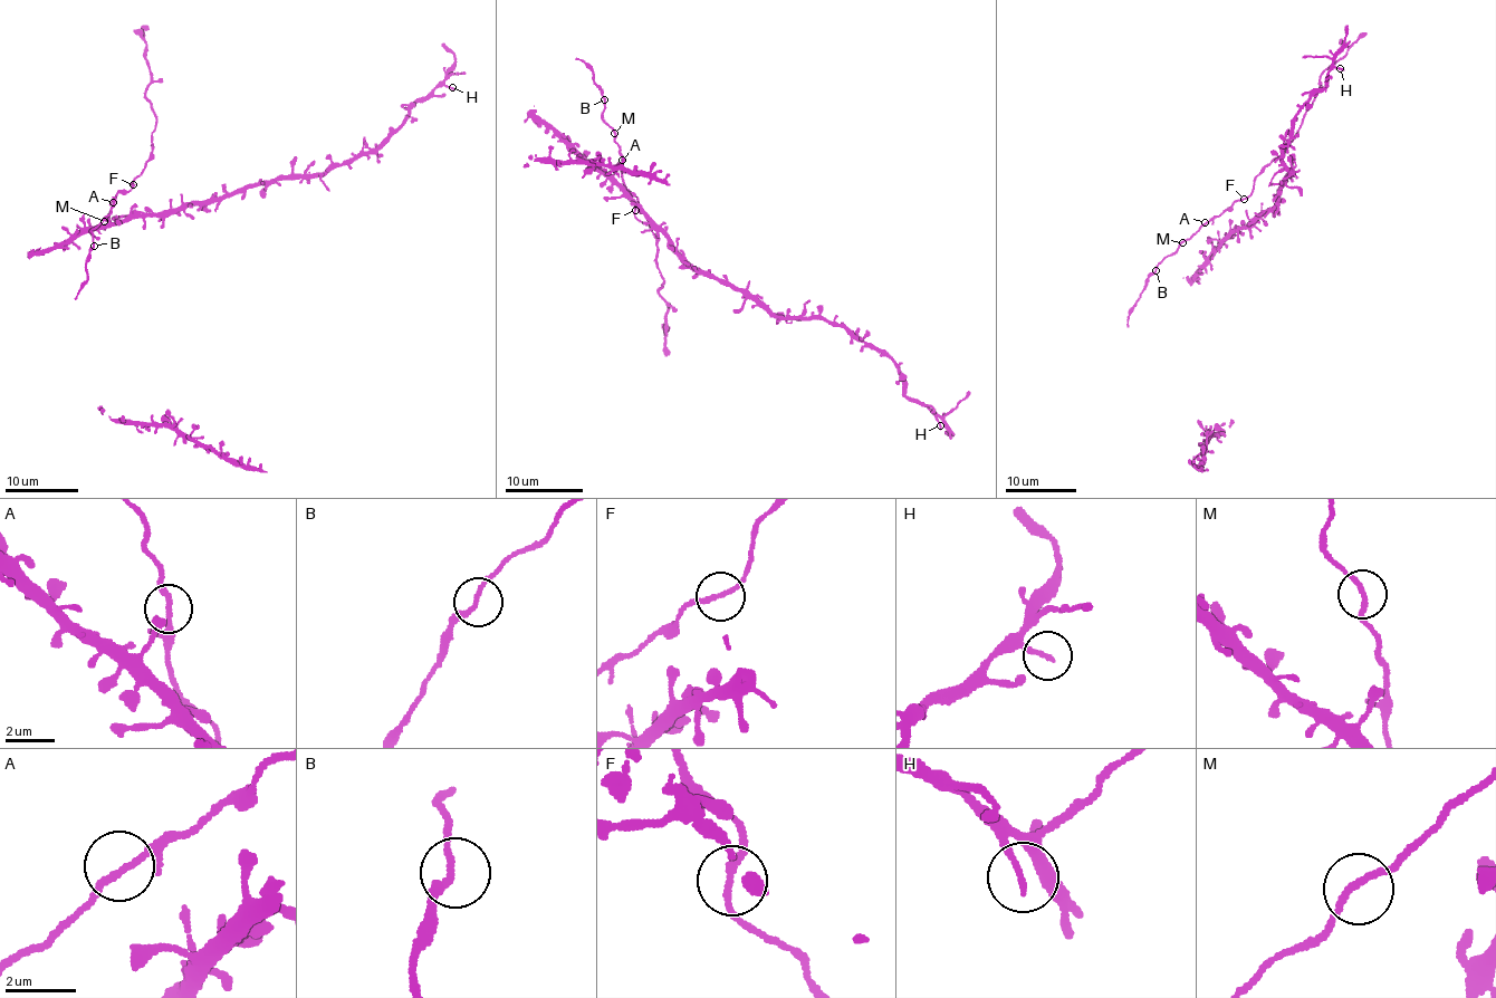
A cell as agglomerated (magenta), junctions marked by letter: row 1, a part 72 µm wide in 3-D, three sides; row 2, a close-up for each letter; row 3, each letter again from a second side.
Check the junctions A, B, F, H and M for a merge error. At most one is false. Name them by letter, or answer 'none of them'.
none of them

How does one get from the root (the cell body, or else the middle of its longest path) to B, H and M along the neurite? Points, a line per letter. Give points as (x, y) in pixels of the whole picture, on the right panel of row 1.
B: (1212, 222), (1205, 222), (1181, 241), (1156, 270)
H: (1212, 222), (1228, 239), (1272, 209), (1293, 172), (1279, 157), (1291, 125), (1340, 68)
M: (1212, 222), (1205, 222), (1182, 242)

